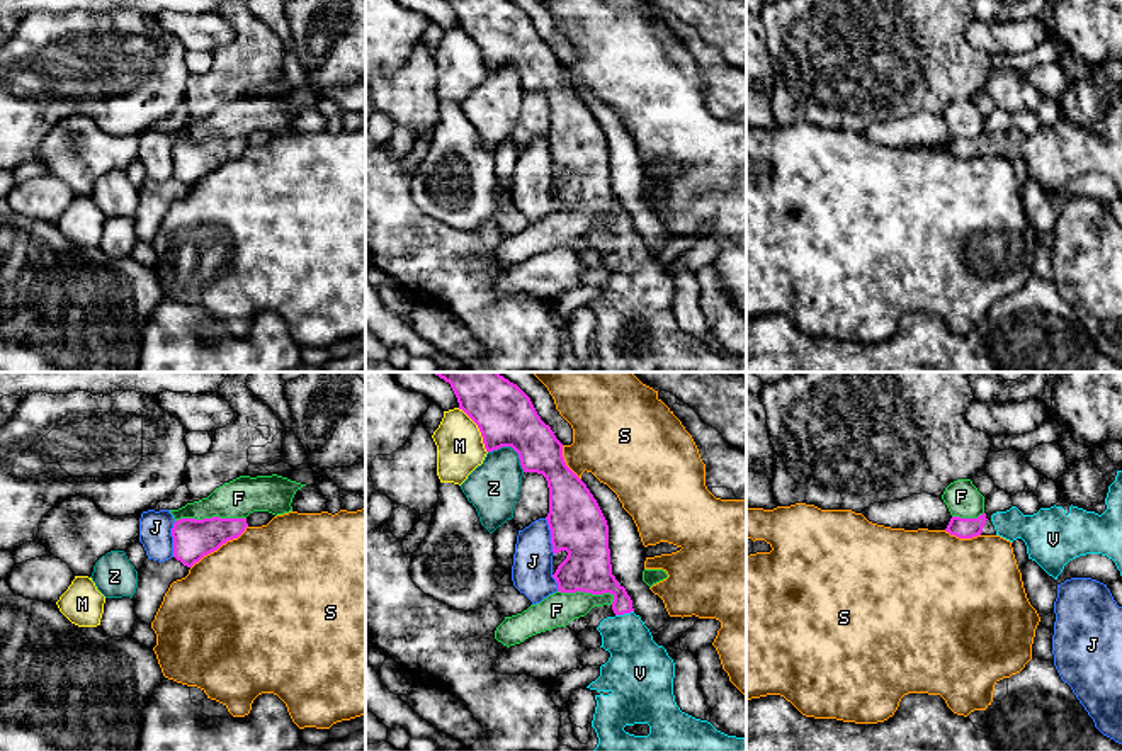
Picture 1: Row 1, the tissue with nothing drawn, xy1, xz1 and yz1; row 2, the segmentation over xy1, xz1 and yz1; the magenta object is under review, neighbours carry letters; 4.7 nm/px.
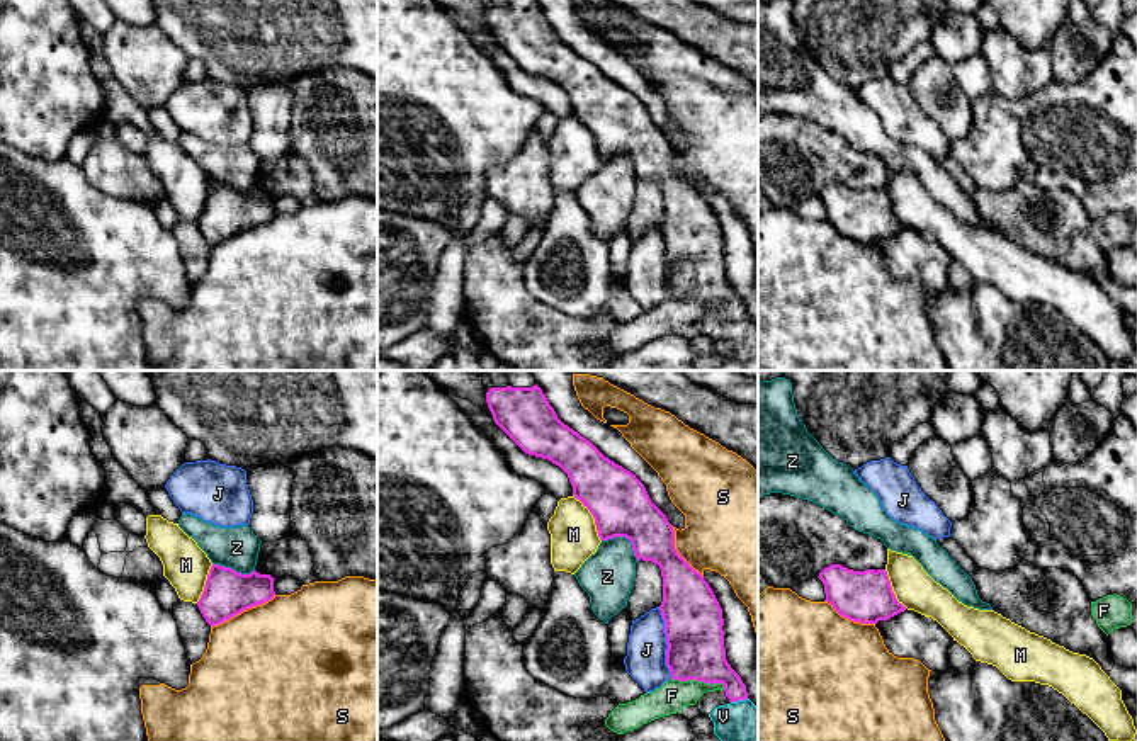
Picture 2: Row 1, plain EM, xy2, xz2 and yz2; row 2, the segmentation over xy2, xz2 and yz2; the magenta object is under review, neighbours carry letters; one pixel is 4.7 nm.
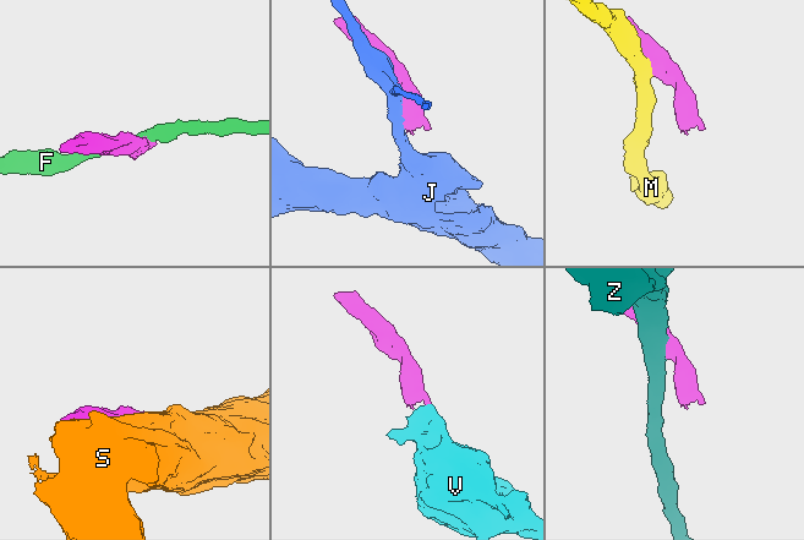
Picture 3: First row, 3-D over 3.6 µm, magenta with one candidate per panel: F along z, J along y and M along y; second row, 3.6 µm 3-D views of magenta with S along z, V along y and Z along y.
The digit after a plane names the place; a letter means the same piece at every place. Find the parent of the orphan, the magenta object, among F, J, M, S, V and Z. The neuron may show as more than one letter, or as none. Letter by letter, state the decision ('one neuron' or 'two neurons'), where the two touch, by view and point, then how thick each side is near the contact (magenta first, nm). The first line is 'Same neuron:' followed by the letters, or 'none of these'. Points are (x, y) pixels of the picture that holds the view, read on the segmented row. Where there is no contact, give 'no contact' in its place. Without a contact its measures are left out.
Same neuron: V
F: two neurons | xy1 (209, 519) | 190/180 nm
J: two neurons | xz2 (667, 643) | 280/190 nm
M: two neurons | xz2 (593, 517) | 280/220 nm
S: two neurons | xy2 (243, 609) | 220/480 nm
V: one neuron | xz1 (624, 612) | 200/260 nm
Z: two neurons | xz1 (512, 447) | 280/240 nm

